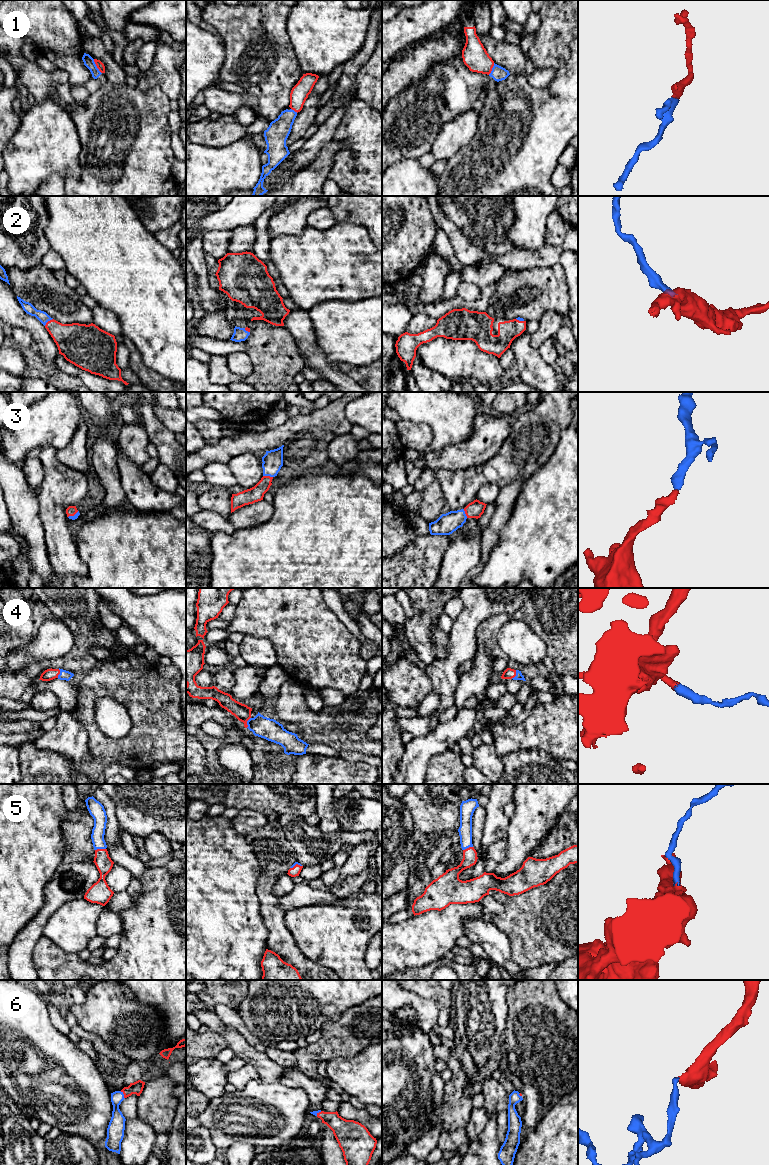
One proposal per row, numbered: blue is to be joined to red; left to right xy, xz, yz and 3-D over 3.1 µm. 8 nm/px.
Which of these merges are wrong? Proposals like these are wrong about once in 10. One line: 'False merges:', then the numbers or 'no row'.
False merges: 1

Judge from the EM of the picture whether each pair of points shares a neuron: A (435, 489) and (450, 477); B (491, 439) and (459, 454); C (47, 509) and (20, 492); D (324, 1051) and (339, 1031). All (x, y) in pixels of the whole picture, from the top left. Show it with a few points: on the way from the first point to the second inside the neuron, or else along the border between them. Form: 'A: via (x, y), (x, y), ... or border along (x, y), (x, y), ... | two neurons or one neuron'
A: border along (435, 477), (441, 488), (445, 503) | two neurons
B: via (483, 444), (475, 451), (467, 454) | one neuron
C: border along (37, 496), (38, 515), (43, 526) | two neurons
D: via (329, 1046), (339, 1036) | one neuron

